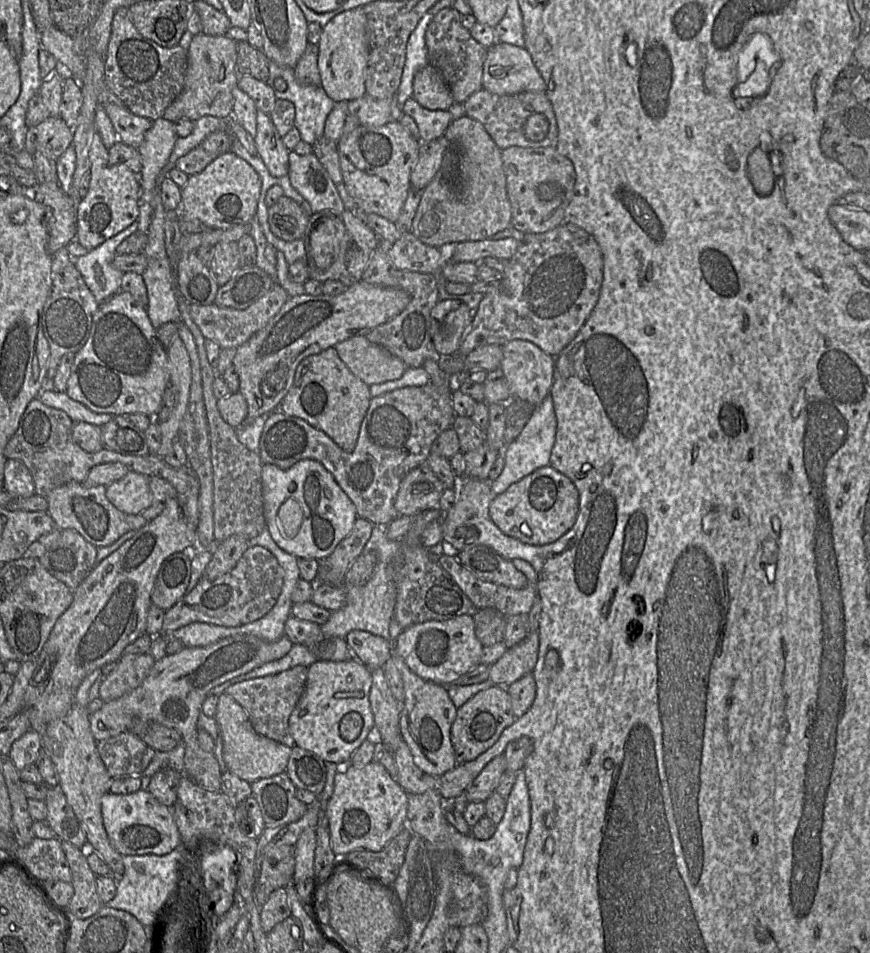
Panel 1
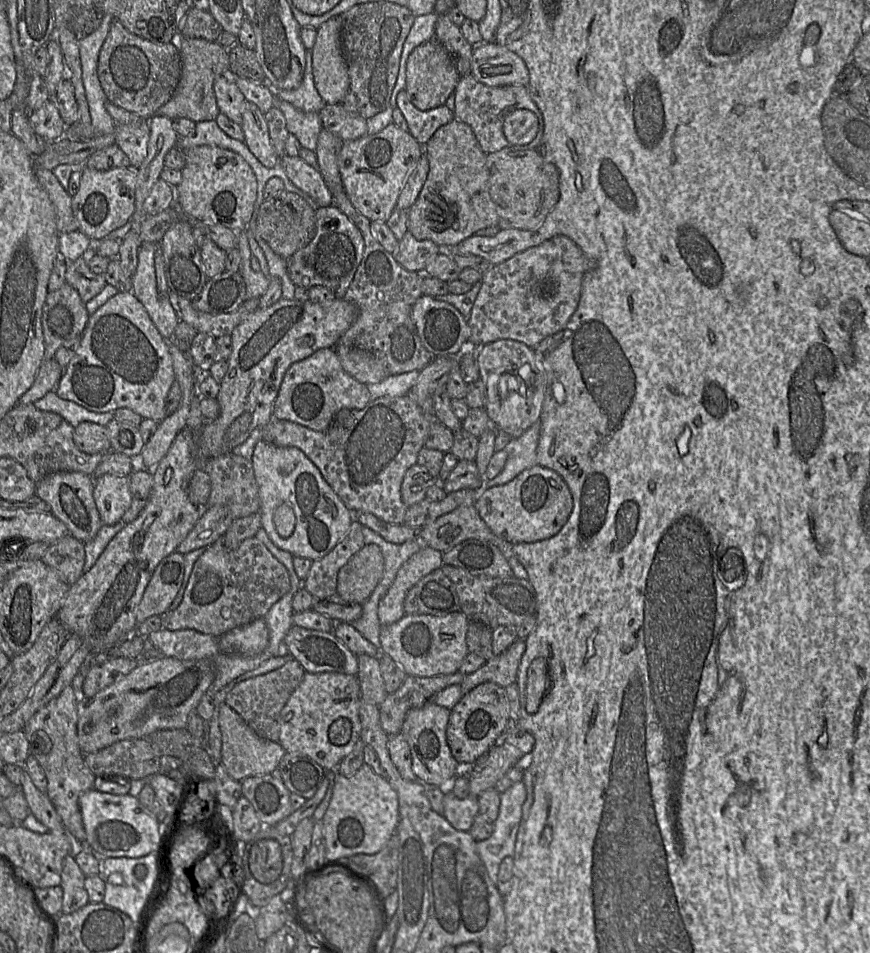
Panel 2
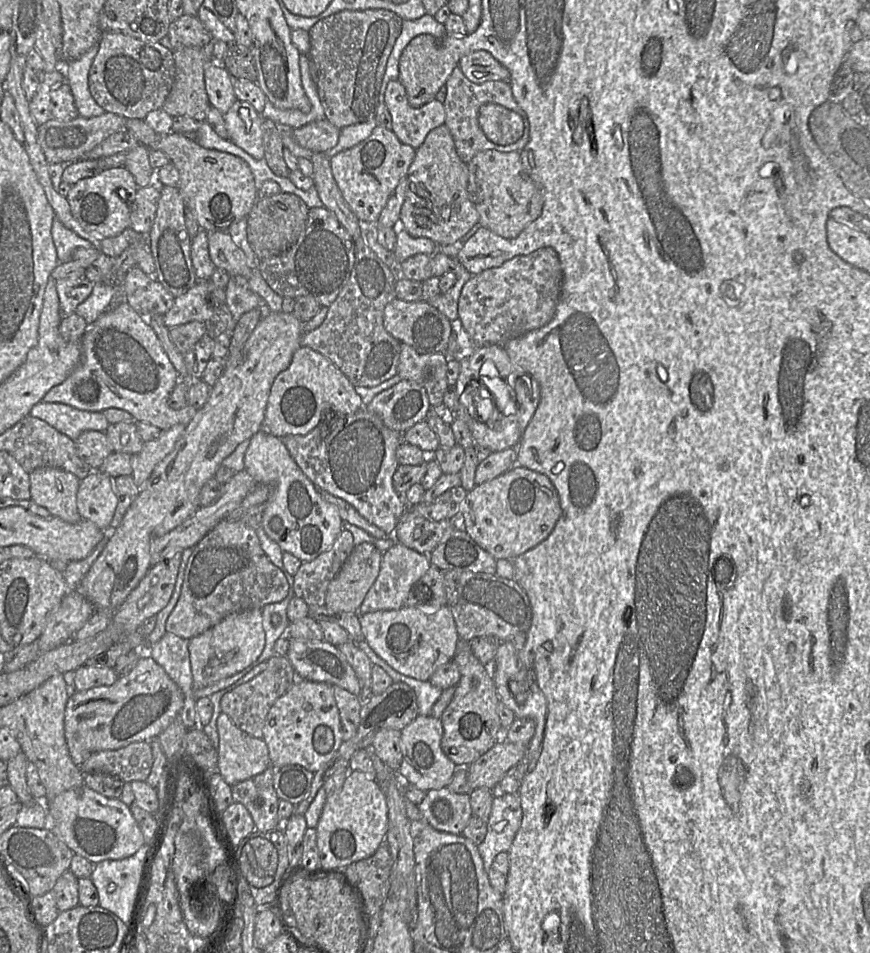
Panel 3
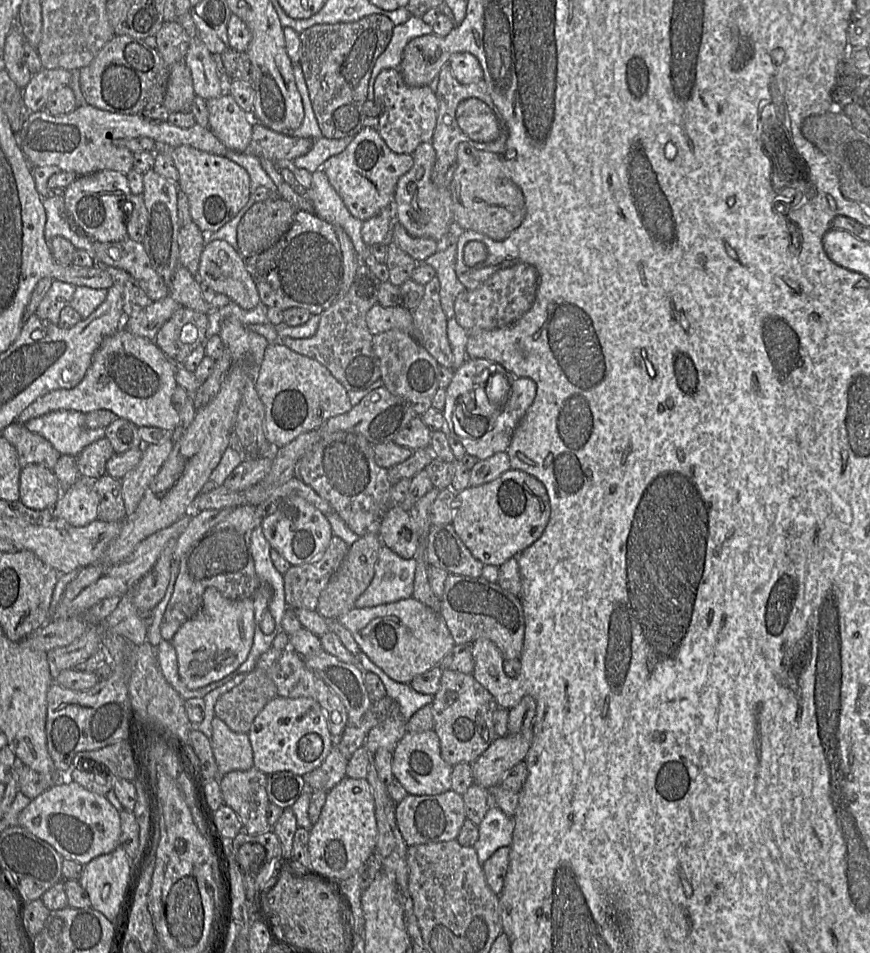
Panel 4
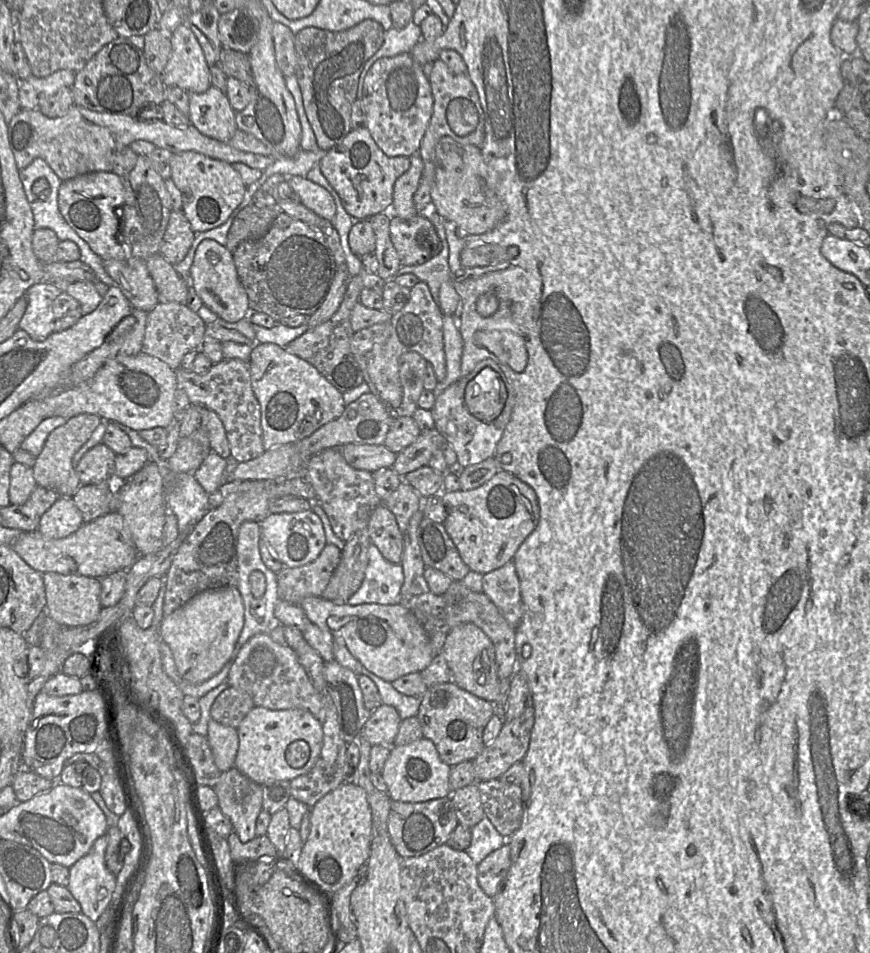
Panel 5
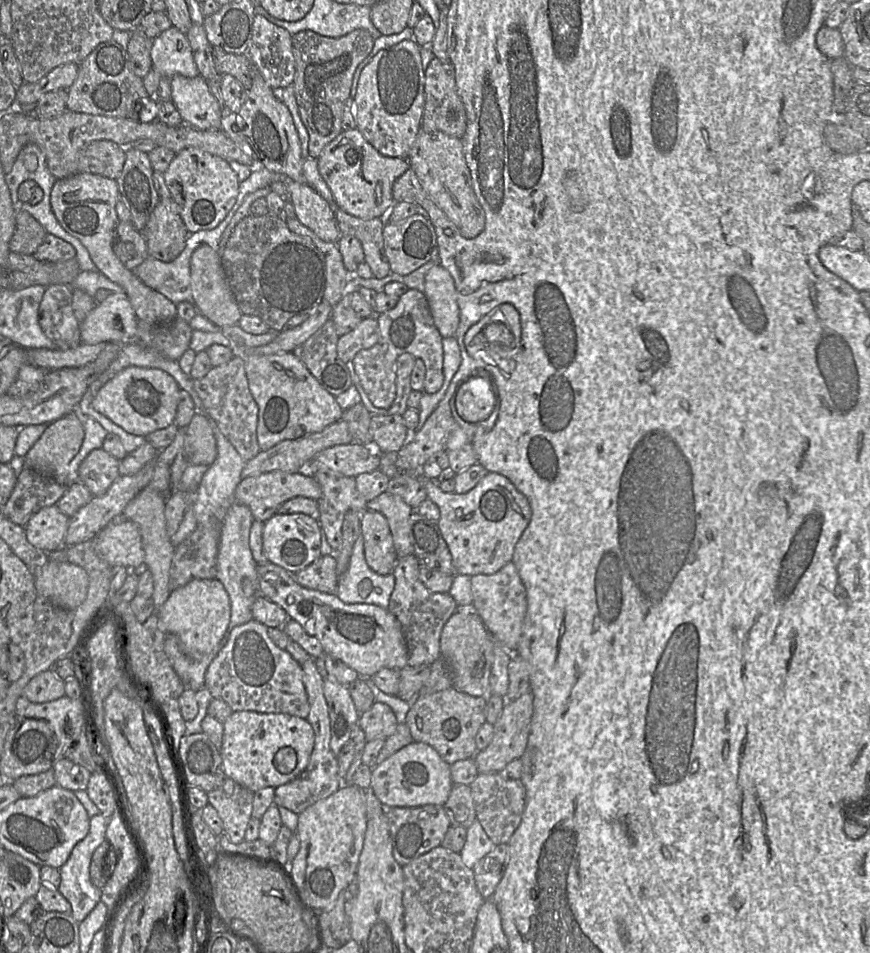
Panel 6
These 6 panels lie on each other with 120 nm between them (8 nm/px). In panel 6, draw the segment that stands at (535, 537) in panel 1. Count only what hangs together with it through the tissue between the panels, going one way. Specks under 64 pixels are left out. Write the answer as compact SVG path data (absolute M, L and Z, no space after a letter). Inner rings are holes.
M421 471L412 474L417 475L425 487L427 498L440 510L437 525L449 548L457 575L493 575L512 561L516 544L529 525L531 507L528 499L508 478L495 472L488 472L473 489L465 494L455 494L443 492L439 488L440 483L426 478Z

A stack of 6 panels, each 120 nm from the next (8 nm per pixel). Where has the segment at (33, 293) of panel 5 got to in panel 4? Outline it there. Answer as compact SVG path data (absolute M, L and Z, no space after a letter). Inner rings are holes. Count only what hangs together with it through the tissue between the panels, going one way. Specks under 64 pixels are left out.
M54 280L34 314L41 320L57 324L61 310L70 305L76 287L70 283Z

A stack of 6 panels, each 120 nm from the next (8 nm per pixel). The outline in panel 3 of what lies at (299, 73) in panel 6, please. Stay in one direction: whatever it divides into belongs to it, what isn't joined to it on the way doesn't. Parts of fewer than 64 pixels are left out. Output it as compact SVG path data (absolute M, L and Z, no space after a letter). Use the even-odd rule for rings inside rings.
M385 9L345 10L318 21L308 32L311 76L325 118L339 129L375 119L389 56L403 19Z

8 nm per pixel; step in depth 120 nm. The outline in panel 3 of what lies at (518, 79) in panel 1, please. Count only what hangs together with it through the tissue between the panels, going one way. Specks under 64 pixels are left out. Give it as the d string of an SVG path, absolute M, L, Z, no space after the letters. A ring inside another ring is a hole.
M477 51L462 57L458 67L475 84L510 79L509 70L486 51Z

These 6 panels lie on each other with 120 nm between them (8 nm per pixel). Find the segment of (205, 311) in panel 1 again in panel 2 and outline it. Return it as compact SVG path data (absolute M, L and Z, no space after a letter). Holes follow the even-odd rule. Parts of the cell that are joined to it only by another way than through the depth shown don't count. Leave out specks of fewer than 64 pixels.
M170 292L169 299L178 318L198 332L212 335L214 338L231 336L233 330L248 316L259 309L259 298L248 299L240 307L230 313L209 314L192 306L190 300Z

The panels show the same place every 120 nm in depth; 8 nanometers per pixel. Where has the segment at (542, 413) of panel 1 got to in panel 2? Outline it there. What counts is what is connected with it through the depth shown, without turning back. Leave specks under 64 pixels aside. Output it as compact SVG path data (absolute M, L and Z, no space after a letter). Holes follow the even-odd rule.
M540 420L529 426L519 437L512 438L504 448L507 459L502 471L492 480L484 480L482 485L475 490L482 493L487 488L503 485L523 470L537 465L537 446L540 436Z

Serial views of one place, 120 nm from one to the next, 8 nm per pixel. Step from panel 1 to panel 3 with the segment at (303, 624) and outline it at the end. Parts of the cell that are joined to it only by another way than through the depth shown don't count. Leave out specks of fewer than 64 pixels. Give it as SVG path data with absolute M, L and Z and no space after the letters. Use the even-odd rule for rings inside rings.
M289 638L286 657L300 679L338 685L363 697L361 684L338 647L325 640Z

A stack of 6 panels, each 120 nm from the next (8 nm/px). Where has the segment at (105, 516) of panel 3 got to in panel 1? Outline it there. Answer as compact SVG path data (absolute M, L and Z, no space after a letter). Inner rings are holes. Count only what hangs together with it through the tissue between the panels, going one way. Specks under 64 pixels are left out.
M130 470L123 478L106 487L106 497L117 509L126 514L141 514L152 505L149 478L149 476Z

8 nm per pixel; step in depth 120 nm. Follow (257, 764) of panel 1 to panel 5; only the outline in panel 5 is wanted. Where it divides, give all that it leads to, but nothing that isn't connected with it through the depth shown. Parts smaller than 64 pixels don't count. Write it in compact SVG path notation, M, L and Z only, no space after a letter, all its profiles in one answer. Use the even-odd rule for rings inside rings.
M211 718L208 722L207 739L218 769L226 772L233 768L239 746L237 730Z

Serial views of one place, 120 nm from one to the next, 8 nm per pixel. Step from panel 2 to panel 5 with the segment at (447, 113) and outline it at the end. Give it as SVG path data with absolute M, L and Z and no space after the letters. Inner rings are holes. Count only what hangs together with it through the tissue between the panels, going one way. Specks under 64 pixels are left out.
M410 53L378 59L365 76L361 101L366 115L365 127L384 154L388 157L411 157L418 152L432 115L433 95L422 66Z

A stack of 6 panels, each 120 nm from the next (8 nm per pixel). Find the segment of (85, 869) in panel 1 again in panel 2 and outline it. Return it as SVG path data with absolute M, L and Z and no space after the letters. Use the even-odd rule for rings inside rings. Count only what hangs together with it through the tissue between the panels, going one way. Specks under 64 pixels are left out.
M67 855L63 860L60 886L63 890L62 913L70 914L89 903L85 889L85 874L75 861L74 855Z

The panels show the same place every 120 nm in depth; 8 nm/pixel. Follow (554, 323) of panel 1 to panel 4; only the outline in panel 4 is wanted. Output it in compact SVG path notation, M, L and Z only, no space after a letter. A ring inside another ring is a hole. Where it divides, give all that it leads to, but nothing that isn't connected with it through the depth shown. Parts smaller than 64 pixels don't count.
M518 263L499 269L475 289L465 289L458 294L454 302L454 318L467 332L511 325L533 305L538 283L538 272L531 265Z

